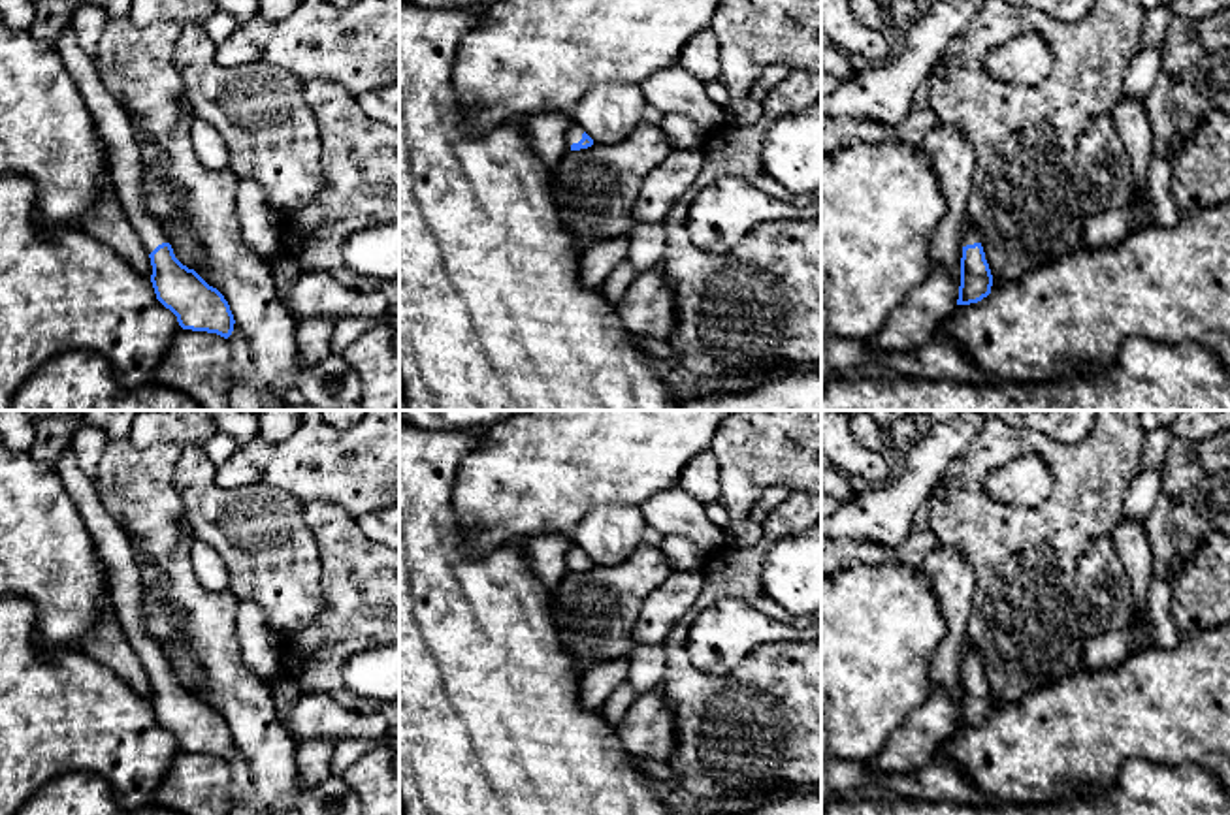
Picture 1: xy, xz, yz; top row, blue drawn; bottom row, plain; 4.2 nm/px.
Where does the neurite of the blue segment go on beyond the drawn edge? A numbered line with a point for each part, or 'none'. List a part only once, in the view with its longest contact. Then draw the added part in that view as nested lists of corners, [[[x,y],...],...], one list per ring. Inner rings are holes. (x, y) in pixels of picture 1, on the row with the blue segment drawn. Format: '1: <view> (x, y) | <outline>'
1: xz (575, 130) | [[[573,120],[565,134],[565,141],[567,141],[569,149],[573,143],[578,143],[582,139],[582,134],[584,134],[582,126]]]

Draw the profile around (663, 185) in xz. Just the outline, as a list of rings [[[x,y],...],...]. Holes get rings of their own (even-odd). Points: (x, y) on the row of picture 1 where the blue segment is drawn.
[[[697,147],[697,149],[678,149],[678,151],[672,151],[665,158],[665,162],[661,166],[652,169],[648,173],[648,177],[644,179],[642,186],[640,186],[639,200],[637,200],[637,203],[633,207],[633,224],[625,232],[625,235],[629,235],[629,232],[633,228],[644,228],[644,230],[657,230],[657,228],[661,228],[661,224],[667,218],[672,203],[697,179],[697,175],[701,171],[701,166],[703,166],[703,147]]]

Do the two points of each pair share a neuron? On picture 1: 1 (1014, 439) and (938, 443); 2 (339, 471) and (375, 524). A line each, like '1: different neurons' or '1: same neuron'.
1: different neurons
2: different neurons

